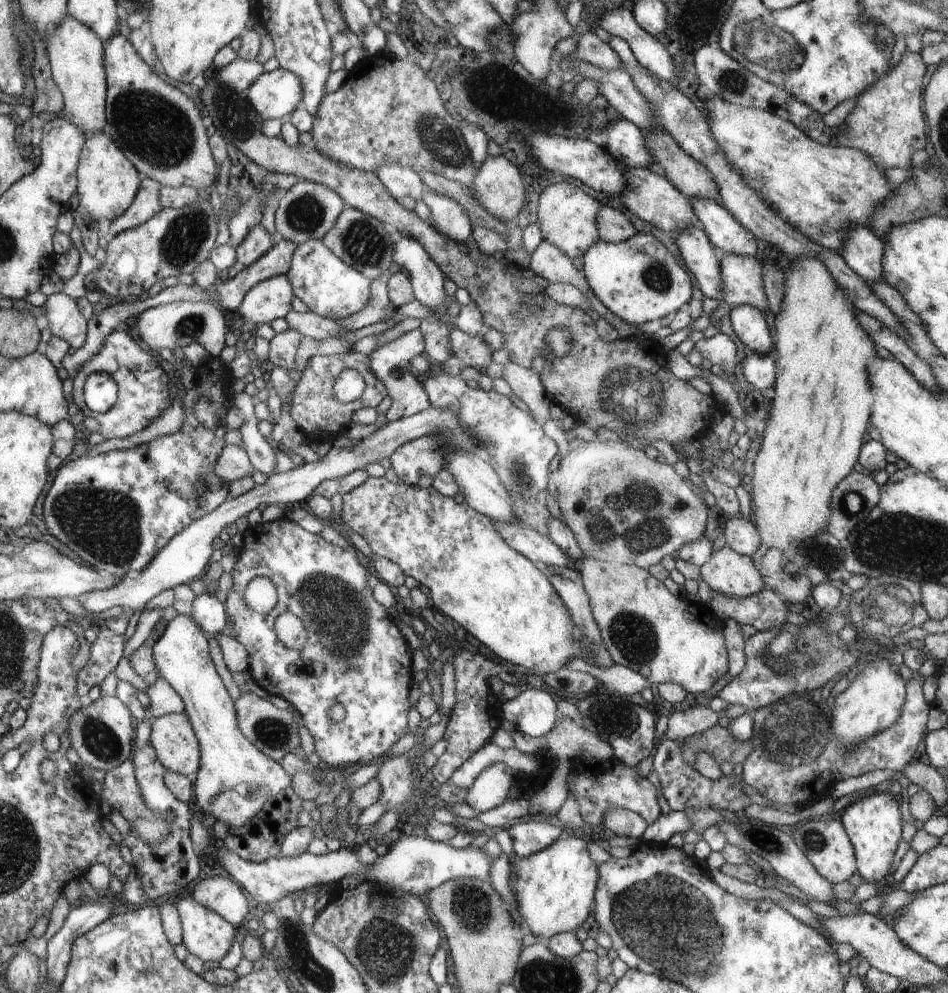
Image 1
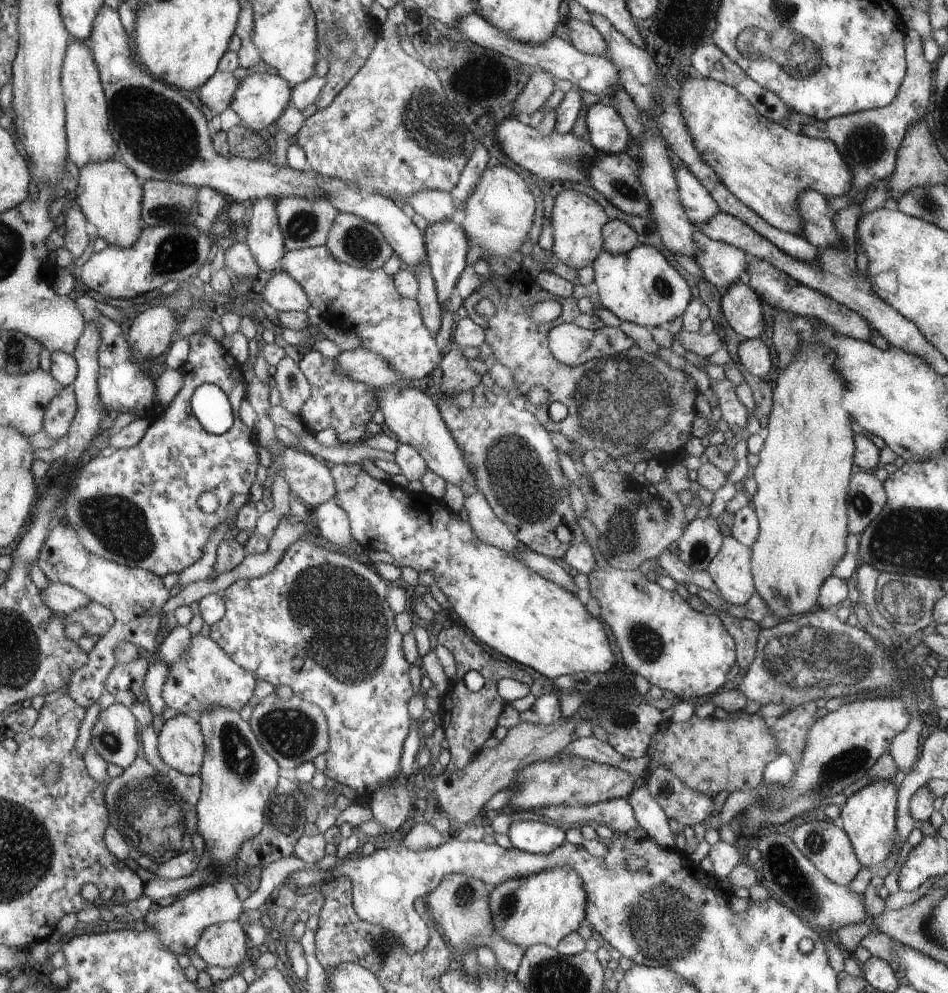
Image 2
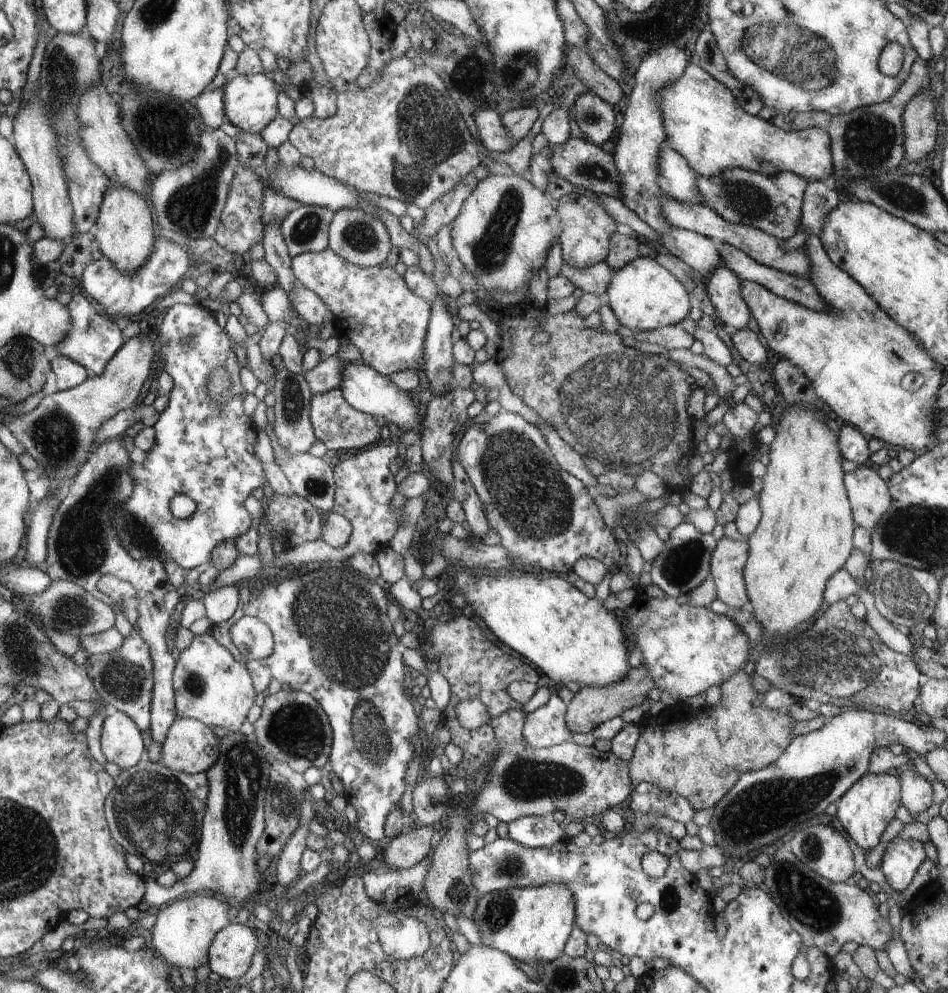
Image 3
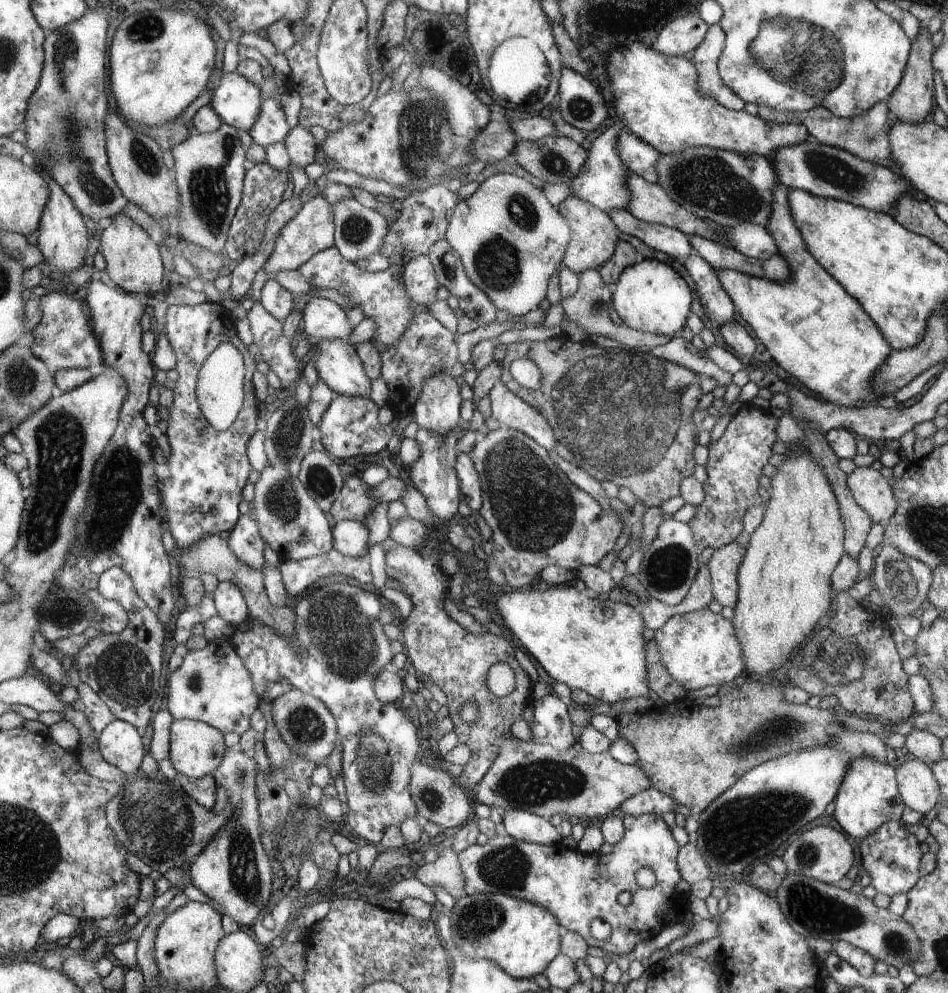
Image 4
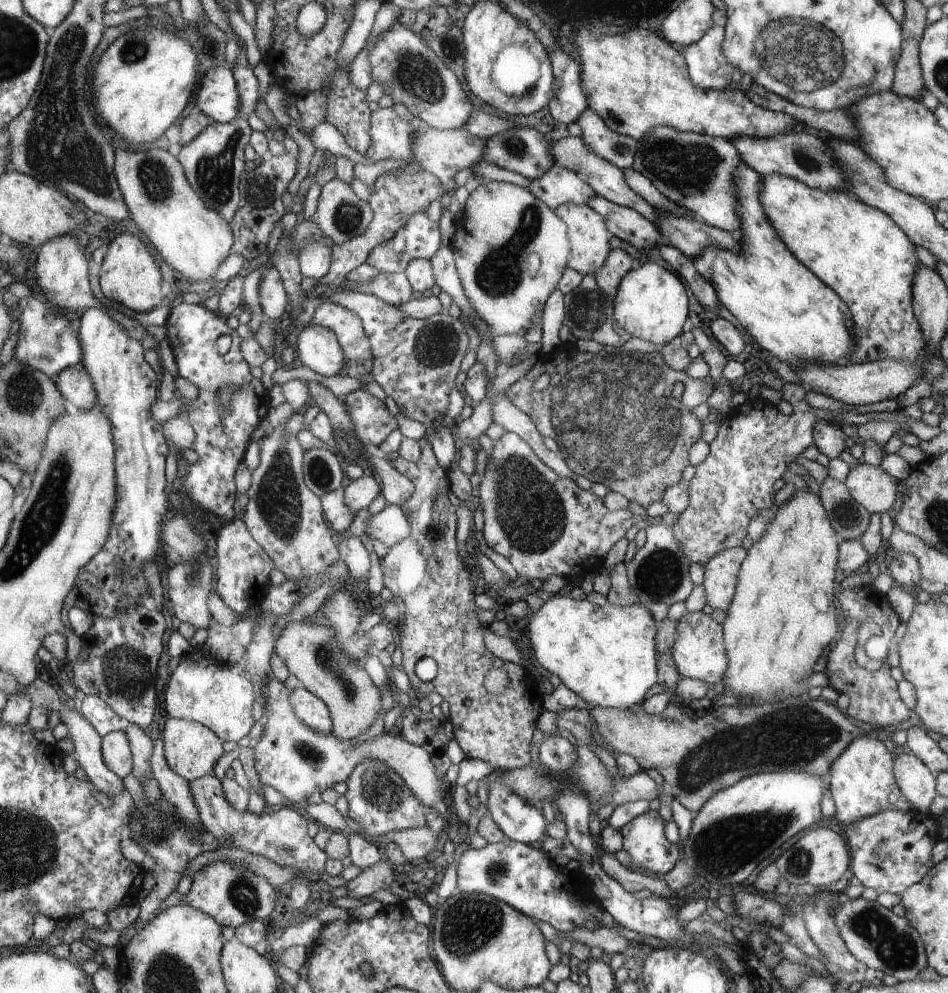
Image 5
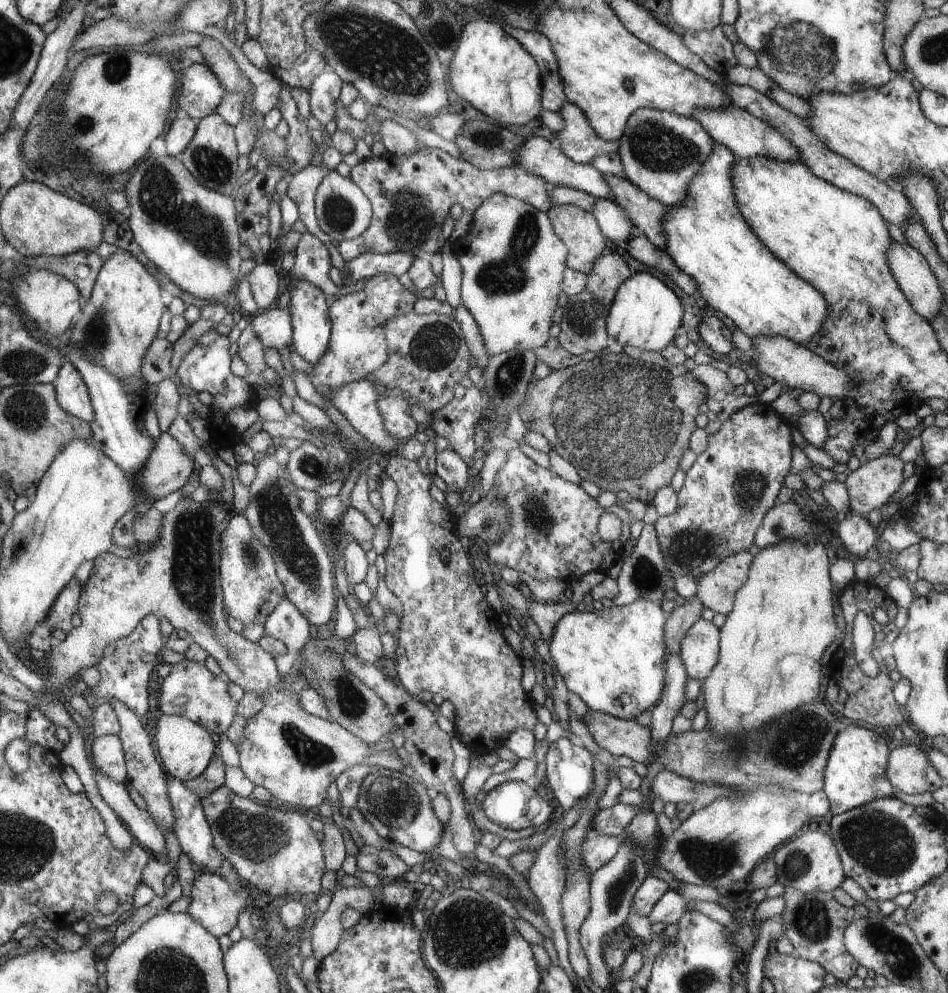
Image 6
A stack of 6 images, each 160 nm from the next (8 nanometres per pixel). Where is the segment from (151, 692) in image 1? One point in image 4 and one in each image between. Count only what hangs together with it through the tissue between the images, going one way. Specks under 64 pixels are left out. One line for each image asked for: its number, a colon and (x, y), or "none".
2: (204, 678)
3: (210, 684)
4: (212, 685)

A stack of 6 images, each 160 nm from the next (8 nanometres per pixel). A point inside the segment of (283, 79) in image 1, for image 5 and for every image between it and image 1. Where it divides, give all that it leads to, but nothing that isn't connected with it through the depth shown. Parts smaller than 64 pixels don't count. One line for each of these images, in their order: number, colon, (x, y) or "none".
2: (259, 100)
3: (250, 102)
4: (237, 102)
5: (218, 97)

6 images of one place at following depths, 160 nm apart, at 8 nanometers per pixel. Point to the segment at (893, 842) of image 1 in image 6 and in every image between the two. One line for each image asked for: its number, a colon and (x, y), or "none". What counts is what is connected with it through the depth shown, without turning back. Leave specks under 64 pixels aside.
2: (869, 815)
3: (864, 811)
4: (868, 797)
5: (861, 783)
6: (856, 772)

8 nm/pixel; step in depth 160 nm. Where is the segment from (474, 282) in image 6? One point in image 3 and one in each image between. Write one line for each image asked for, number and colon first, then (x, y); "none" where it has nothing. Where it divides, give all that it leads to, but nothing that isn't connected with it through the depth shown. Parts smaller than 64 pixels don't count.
3: (504, 231)
4: (511, 241)
5: (511, 251)

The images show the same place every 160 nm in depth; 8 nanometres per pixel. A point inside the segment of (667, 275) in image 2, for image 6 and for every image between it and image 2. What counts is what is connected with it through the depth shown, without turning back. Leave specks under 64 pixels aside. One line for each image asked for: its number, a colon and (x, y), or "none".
3: (644, 296)
4: (651, 297)
5: (651, 303)
6: (645, 313)

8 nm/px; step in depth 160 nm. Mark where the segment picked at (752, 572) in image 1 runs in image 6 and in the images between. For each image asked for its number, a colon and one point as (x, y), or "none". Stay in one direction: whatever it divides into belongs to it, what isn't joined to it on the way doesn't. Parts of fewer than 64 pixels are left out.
2: (730, 569)
3: (728, 561)
4: (723, 566)
5: (720, 581)
6: (716, 590)

